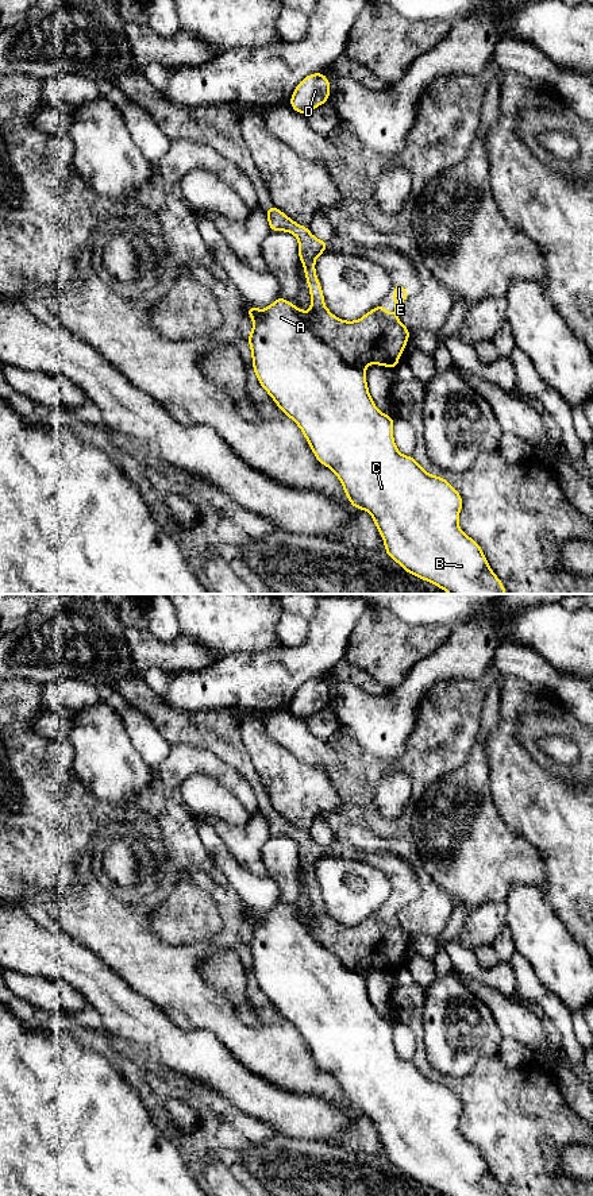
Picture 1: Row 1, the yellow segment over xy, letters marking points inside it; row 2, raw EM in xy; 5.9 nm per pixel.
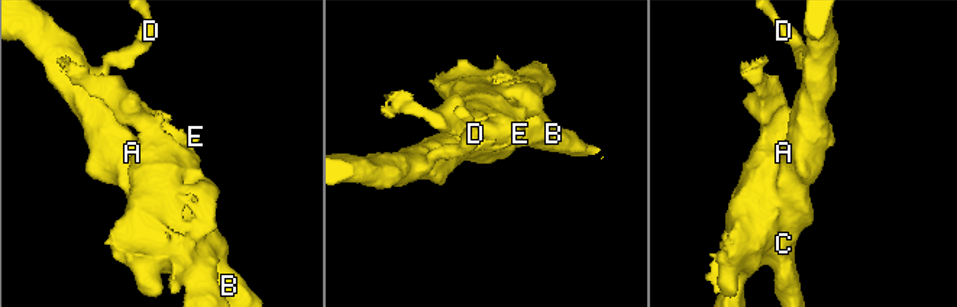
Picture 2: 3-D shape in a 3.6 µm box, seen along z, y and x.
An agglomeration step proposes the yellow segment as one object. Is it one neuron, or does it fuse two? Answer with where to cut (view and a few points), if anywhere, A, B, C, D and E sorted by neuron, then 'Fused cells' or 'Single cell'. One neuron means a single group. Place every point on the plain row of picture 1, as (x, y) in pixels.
Split along xy (299, 914), (303, 925), (345, 967), (364, 977). Groups: A B C D / E. Fused cells

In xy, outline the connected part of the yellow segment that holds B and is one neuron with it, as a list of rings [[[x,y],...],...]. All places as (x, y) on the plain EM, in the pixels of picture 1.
[[[278,902],[266,914],[259,915],[253,910],[247,918],[254,926],[249,949],[259,988],[278,1012],[300,1031],[316,1064],[336,1079],[351,1110],[371,1119],[386,1158],[409,1178],[446,1196],[505,1196],[480,1150],[458,1130],[462,1102],[446,1084],[426,1077],[413,1061],[398,1057],[393,1046],[393,1023],[376,1012],[365,977],[344,968],[340,960],[307,930],[300,913],[289,906]]]

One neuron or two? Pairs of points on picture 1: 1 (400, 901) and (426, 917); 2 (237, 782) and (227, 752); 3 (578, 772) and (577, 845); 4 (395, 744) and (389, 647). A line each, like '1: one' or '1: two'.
1: two
2: two
3: two
4: two

